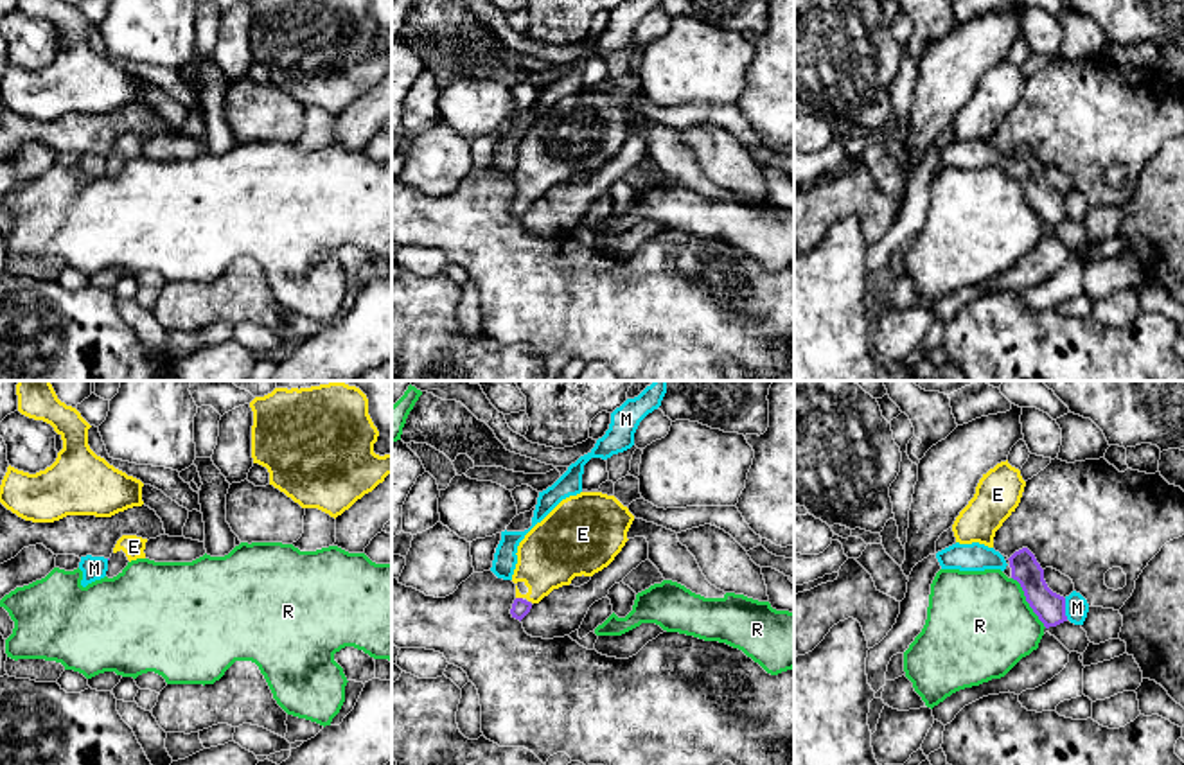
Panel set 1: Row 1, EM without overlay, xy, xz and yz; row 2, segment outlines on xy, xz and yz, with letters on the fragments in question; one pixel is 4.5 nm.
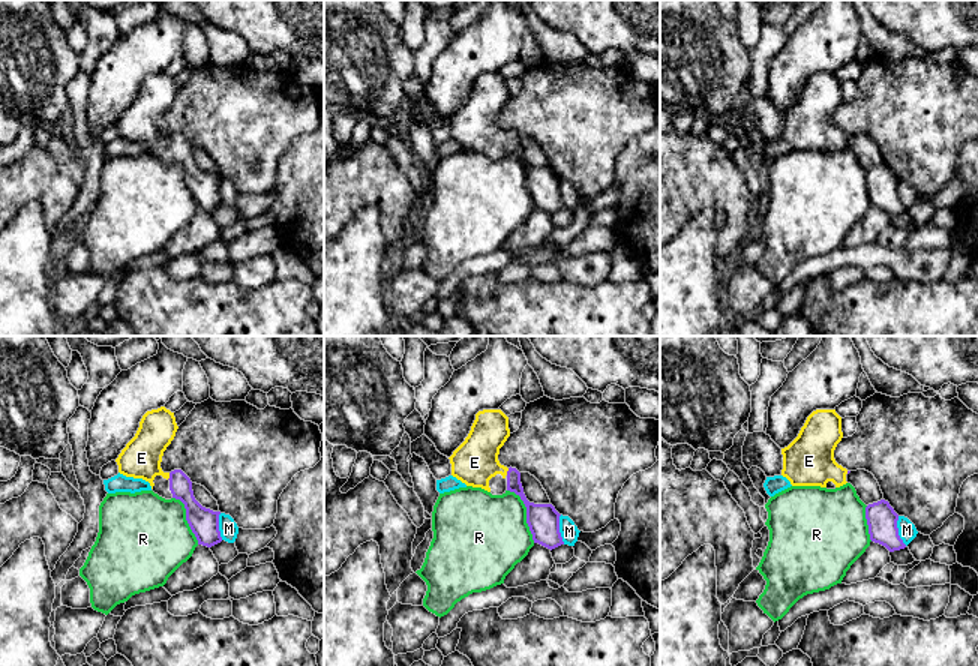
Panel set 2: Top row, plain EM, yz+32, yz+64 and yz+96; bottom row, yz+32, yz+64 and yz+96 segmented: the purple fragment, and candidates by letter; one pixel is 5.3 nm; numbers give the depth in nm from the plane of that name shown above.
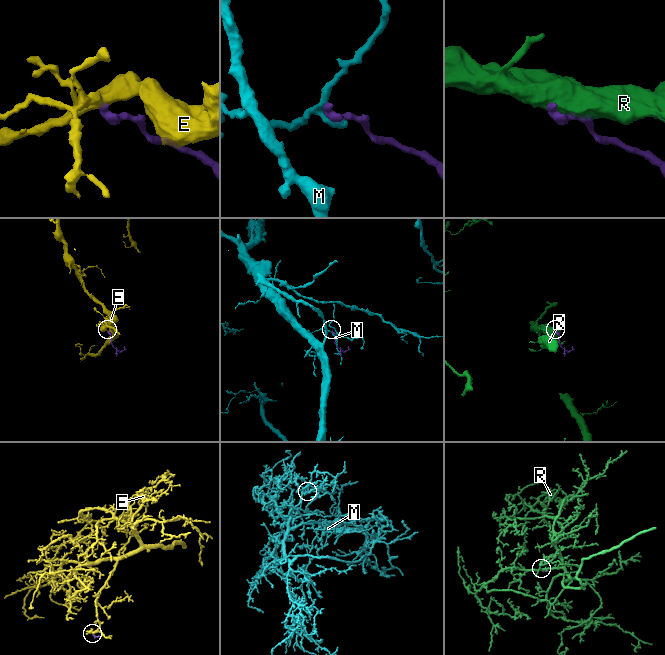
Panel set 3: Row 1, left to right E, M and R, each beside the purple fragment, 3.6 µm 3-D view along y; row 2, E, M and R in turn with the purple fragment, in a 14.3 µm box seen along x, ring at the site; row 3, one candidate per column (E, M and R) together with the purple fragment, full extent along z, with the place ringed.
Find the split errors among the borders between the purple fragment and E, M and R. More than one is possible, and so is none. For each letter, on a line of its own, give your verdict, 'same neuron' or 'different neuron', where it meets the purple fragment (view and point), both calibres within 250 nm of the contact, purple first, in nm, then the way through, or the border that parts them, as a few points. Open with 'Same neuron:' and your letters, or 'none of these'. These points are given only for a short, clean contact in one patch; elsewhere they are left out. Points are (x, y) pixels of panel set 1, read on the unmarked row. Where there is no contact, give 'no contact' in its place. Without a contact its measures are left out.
Same neuron: E
E: same neuron; contact xz (520, 196); calibres 80 and 300 nm; way xz (520, 205), (520, 196), (539, 182), (552, 151)
M: different neuron; contact yz (1064, 207); calibres 140 and 110 nm
R: different neuron; contact yz (1026, 198); calibres 140 and 480 nm; border yz (1012, 175), (1032, 209), (1046, 225)

